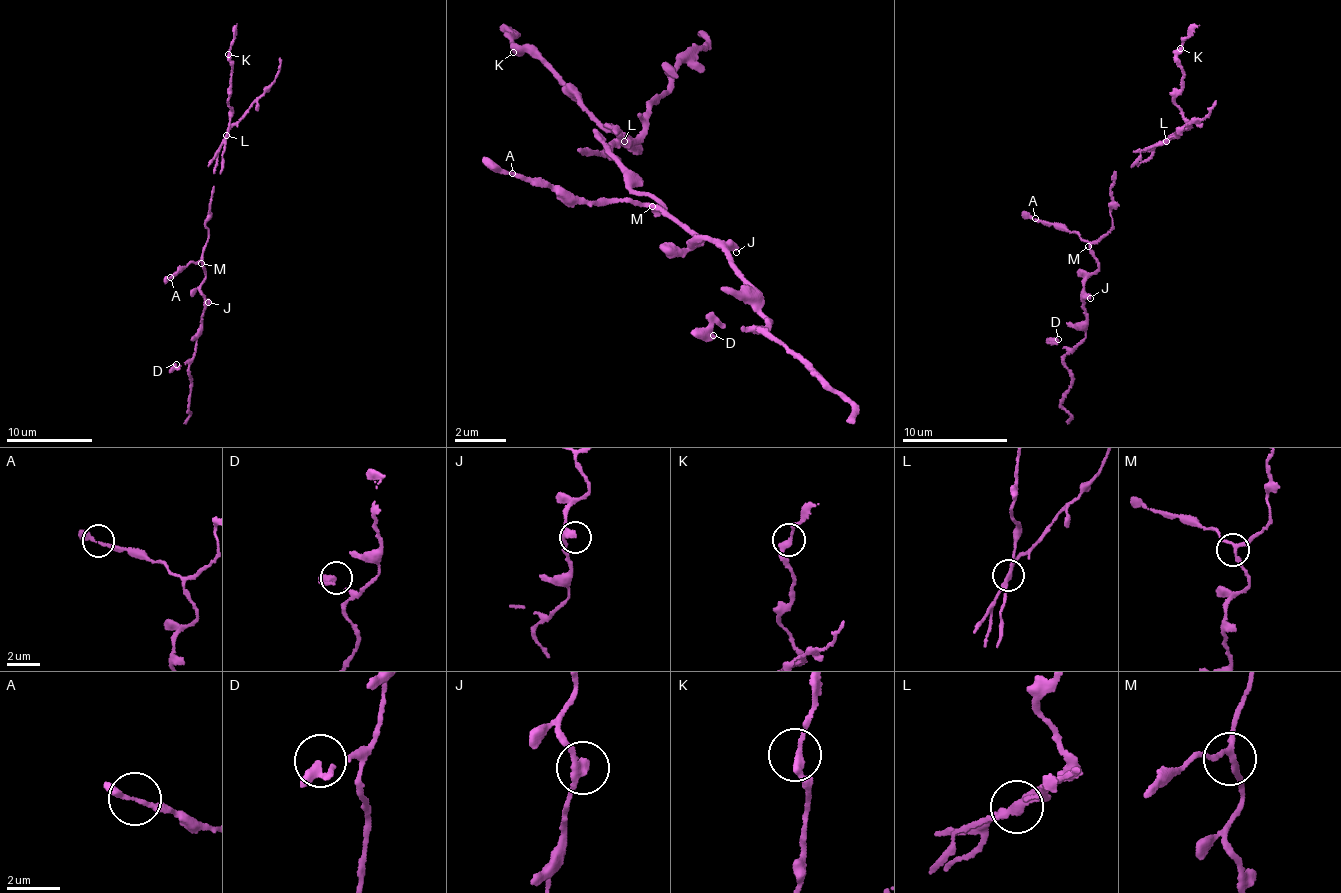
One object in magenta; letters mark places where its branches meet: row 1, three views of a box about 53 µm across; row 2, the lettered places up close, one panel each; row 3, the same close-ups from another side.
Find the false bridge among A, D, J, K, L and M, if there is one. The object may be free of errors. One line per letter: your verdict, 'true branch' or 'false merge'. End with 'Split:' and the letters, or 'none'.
A: true branch
D: true branch
J: true branch
K: true branch
L: false merge
M: true branch
Split: L

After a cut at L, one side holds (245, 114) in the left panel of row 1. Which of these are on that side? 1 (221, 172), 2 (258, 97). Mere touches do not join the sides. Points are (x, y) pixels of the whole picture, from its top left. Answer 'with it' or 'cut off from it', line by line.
1: cut off from it
2: with it

